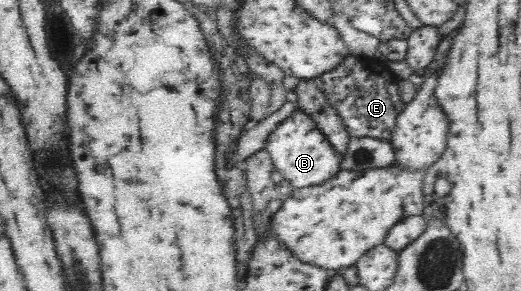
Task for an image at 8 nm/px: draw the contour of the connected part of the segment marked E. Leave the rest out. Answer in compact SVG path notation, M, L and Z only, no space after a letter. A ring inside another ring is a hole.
M361 47L347 53L334 68L320 72L314 83L342 117L349 136L368 137L391 142L397 116L406 102L400 97L399 79L384 62L384 54Z

